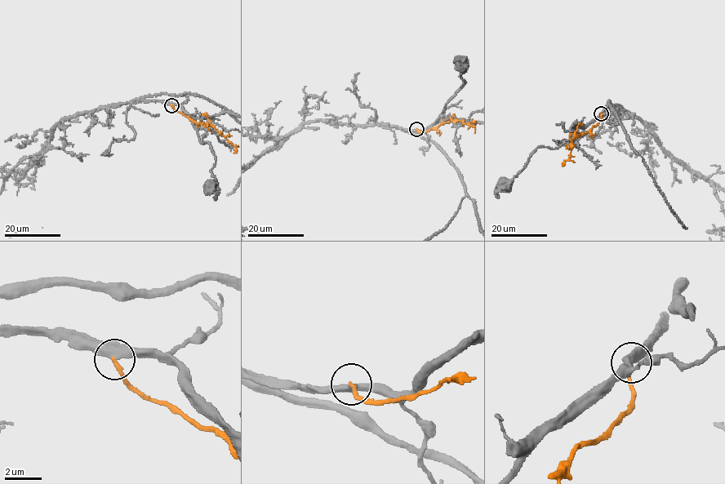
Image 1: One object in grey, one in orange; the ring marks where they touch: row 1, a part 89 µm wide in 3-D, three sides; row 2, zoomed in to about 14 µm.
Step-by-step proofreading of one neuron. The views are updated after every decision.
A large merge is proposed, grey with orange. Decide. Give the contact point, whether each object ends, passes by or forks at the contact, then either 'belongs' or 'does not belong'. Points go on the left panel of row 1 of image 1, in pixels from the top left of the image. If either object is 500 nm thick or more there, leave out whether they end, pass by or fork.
at (171, 105); grey passes by; orange ends there; does not belong

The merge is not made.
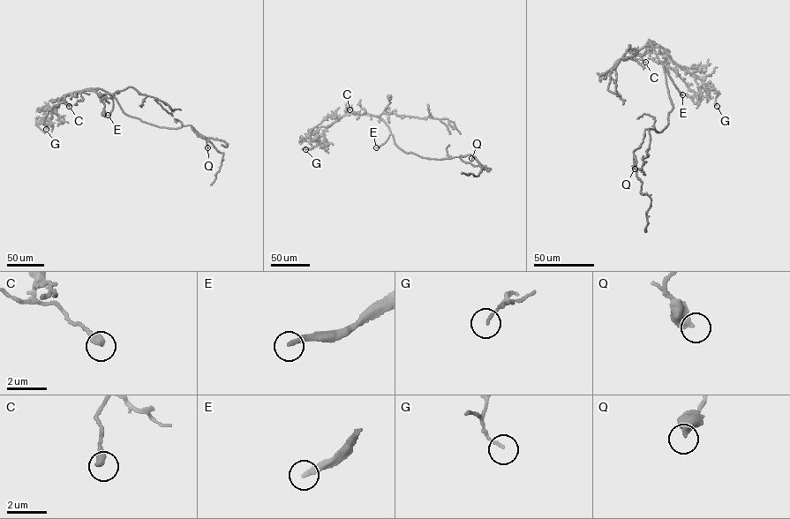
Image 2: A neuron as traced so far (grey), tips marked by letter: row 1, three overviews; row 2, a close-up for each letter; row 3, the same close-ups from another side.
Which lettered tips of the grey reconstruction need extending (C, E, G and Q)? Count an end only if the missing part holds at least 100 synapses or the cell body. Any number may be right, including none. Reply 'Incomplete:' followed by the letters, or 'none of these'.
Incomplete: E

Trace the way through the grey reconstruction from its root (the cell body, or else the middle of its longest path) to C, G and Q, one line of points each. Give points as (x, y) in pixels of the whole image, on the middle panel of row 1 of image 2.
C: (388, 97), (390, 102), (379, 116), (345, 113), (346, 106), (349, 109)
G: (388, 97), (390, 102), (379, 116), (346, 113), (322, 133), (317, 145), (305, 149)
Q: (388, 97), (381, 114), (369, 114), (383, 120), (398, 147), (422, 157), (470, 154), (471, 158)

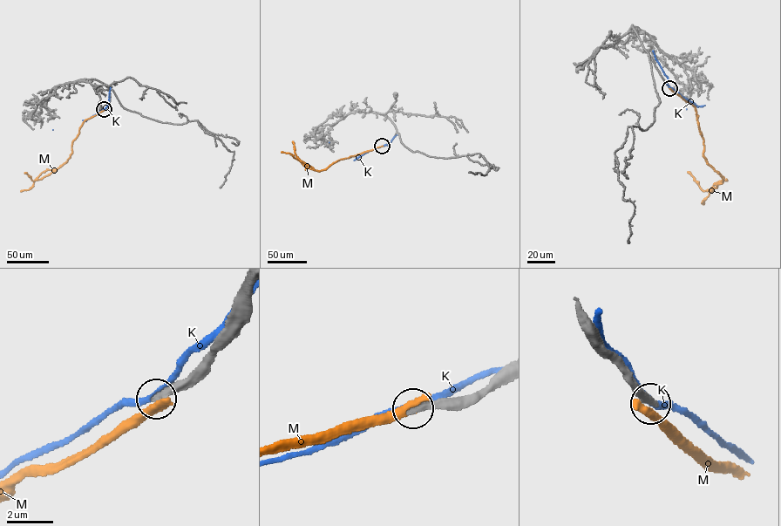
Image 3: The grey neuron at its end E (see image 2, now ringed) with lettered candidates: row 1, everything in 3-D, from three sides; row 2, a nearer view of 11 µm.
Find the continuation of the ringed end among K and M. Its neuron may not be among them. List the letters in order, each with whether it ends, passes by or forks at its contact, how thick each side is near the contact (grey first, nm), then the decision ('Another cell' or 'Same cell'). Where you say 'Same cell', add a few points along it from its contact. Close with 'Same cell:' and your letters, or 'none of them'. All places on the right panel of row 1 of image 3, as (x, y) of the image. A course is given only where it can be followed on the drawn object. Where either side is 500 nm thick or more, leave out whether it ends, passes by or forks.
K: It passes by. Thickness 400 nm (grey) against 240 nm. Another cell
M: It ends there. Thickness 360 nm (grey) against 480 nm. Another cell
Same cell: none of them

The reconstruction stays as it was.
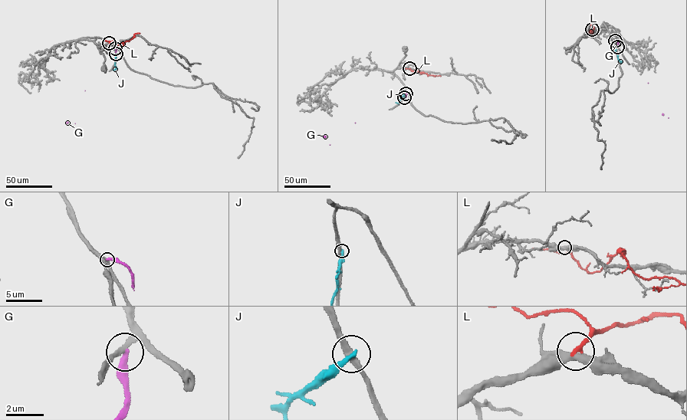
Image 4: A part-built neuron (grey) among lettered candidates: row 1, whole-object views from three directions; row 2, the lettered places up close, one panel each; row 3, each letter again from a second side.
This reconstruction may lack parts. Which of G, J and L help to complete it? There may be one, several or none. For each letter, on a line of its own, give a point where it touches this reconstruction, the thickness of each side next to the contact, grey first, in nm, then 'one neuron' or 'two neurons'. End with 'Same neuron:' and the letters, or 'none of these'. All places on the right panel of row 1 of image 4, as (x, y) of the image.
G: (615, 41) | 240/320 nm | two neurons
J: (617, 47) | 280/240 nm | two neurons
L: (592, 29) | 400/240 nm | two neurons
Same neuron: none of these

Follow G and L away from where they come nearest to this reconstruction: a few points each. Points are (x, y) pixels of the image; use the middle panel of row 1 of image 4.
G: (406, 93), (405, 97), (325, 136), (330, 145)
L: (409, 68), (412, 71), (416, 68), (429, 75), (440, 76)

